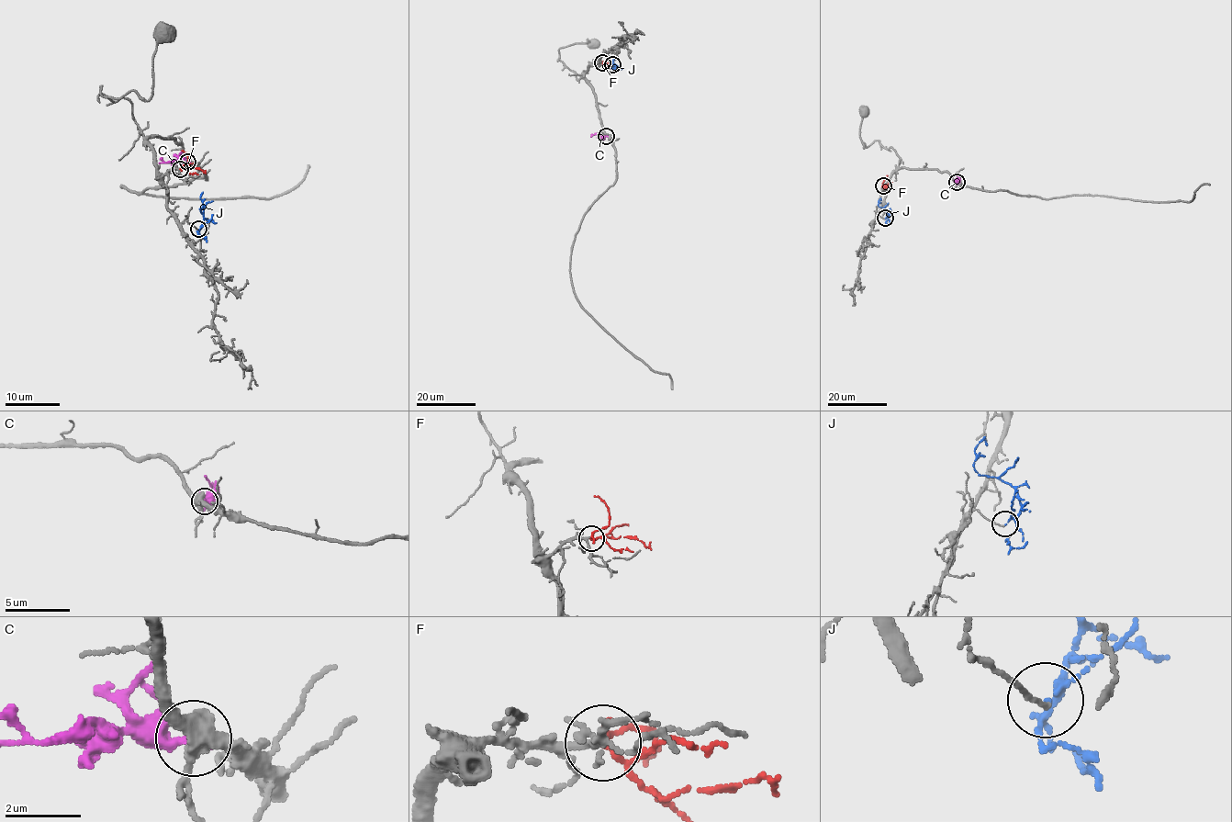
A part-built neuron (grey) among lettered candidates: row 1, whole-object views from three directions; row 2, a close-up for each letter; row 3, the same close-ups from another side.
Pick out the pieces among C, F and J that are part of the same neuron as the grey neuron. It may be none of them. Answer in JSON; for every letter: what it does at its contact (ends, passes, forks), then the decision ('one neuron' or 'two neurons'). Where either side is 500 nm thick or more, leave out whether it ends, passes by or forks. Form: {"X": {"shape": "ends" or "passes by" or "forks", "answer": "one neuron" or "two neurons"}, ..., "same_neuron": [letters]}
{"C": {"shape": "ends", "answer": "two neurons"}, "F": {"shape": "forks", "answer": "one neuron"}, "J": {"shape": "forks", "answer": "two neurons"}, "same_neuron": ["F"]}

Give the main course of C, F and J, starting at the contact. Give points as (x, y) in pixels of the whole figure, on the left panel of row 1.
C: (188, 163), (166, 163), (161, 157)
F: (180, 169), (199, 168), (206, 173)
J: (199, 230), (203, 217), (200, 211), (202, 194), (200, 197)

